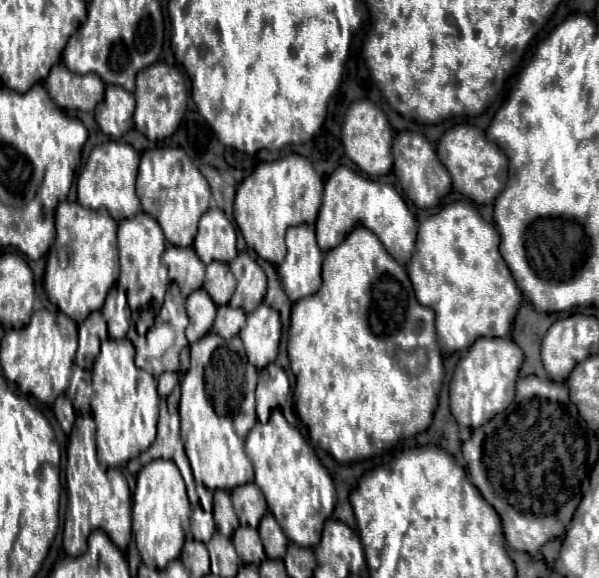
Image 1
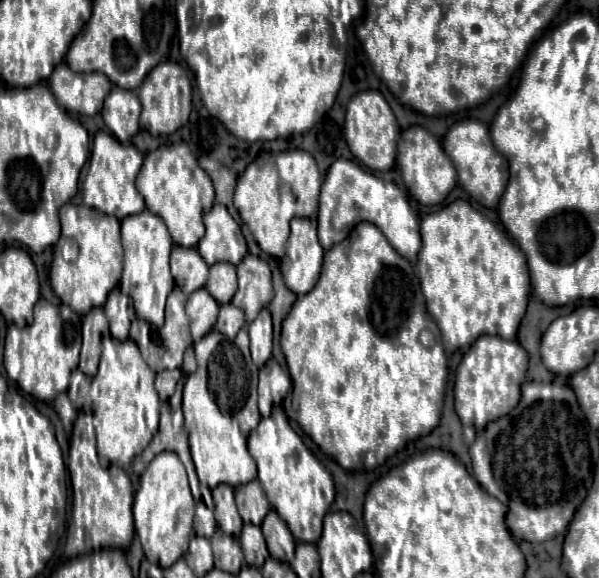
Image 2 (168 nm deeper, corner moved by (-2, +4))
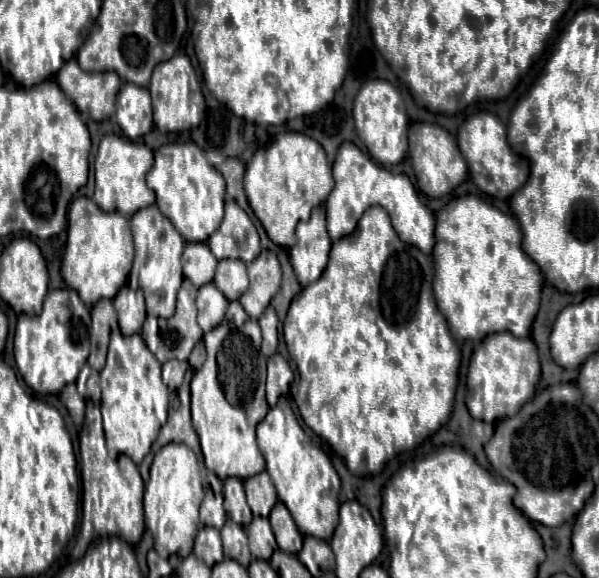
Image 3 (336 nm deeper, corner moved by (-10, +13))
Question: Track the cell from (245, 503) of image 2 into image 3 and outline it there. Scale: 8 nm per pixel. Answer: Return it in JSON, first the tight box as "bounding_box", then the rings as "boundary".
{"bounding_box":[244,472,276,518],"boundary":[[[260,472],[254,478],[246,478],[244,490],[246,490],[248,504],[252,508],[252,514],[268,518],[270,510],[276,504],[276,488],[274,488],[268,472]]]}

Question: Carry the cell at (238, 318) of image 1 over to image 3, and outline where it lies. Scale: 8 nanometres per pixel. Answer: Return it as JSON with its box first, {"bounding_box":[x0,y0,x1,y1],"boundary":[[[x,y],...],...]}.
{"bounding_box":[226,302,248,326],"boundary":[[[230,302],[228,312],[226,312],[226,318],[228,318],[230,322],[234,322],[236,326],[242,326],[242,324],[248,320],[248,314],[242,310],[242,304],[240,304],[240,302]]]}

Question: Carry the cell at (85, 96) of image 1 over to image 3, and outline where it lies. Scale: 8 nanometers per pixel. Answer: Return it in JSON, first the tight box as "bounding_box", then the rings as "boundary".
{"bounding_box":[56,58,120,122],"boundary":[[[72,58],[56,74],[56,82],[62,92],[78,106],[78,110],[88,112],[92,120],[100,122],[114,116],[116,96],[120,90],[118,74],[86,72]]]}

